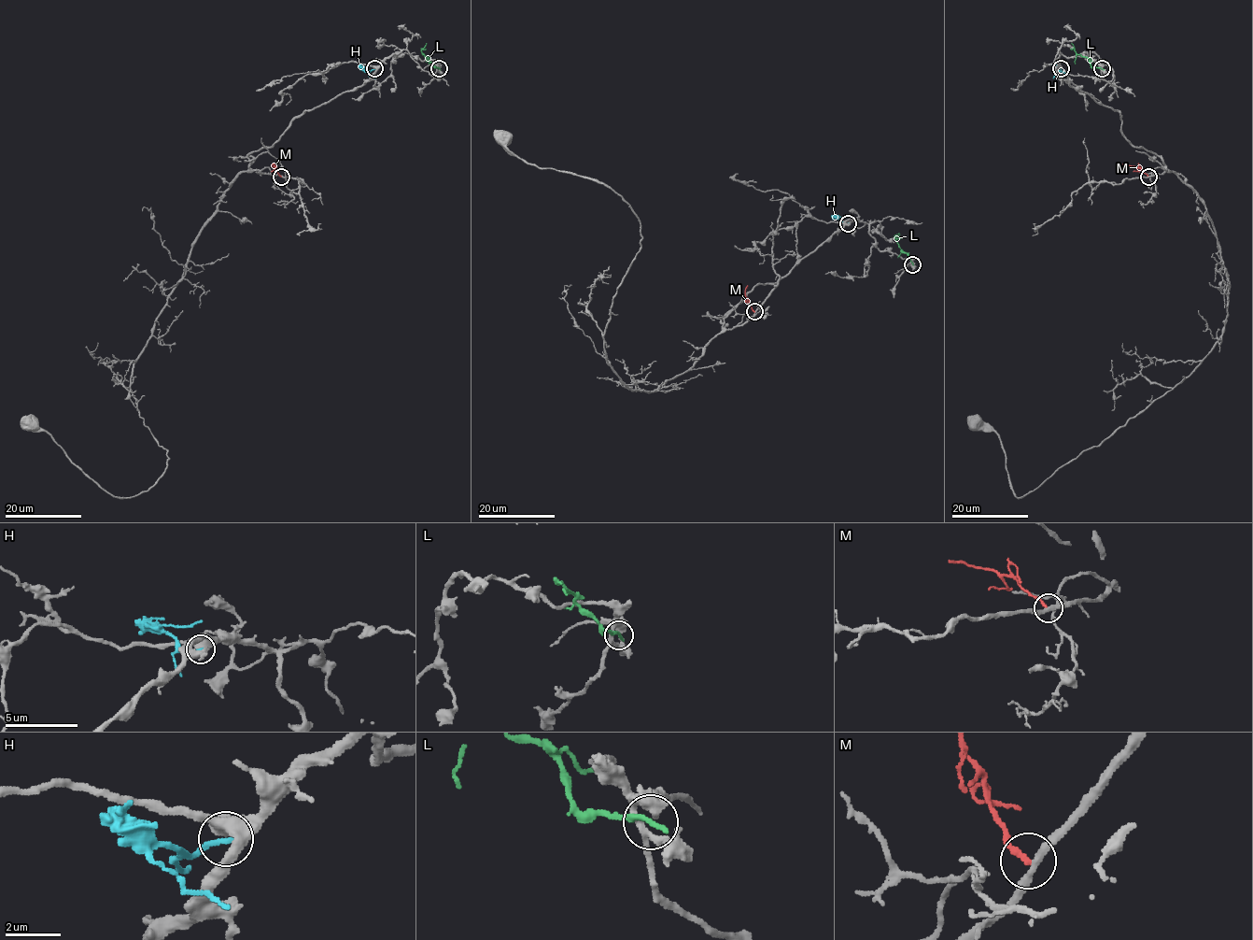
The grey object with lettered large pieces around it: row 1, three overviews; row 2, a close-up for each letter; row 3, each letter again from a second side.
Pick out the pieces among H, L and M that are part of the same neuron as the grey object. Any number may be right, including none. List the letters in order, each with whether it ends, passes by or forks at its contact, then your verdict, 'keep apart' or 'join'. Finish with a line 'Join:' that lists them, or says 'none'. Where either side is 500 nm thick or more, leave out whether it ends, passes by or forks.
H: it ends | keep apart
L: it ends | keep apart
M: it ends | keep apart
Join: none

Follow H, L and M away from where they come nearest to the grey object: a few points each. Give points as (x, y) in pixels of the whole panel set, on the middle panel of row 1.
H: (849, 223), (837, 218), (849, 216)
L: (912, 264), (896, 240), (900, 234)
M: (754, 311), (745, 295), (747, 285)

